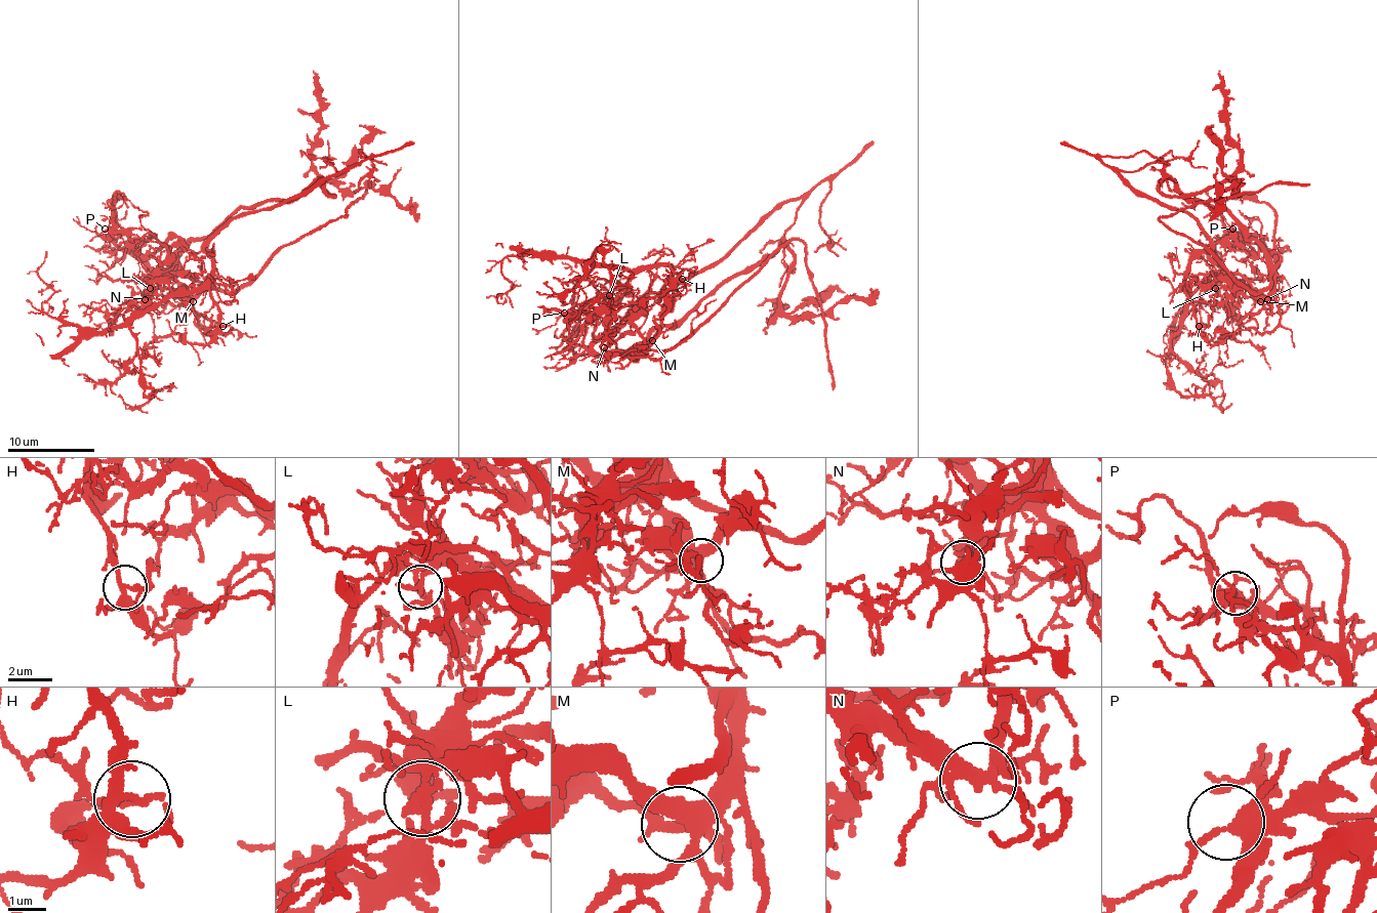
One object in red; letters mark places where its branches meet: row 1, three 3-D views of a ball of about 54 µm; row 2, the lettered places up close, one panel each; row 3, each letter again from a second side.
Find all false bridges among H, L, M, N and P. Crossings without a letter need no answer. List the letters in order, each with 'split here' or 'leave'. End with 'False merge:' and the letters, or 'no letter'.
H: split here
L: split here
M: leave
N: leave
P: leave
False merge: H, L

